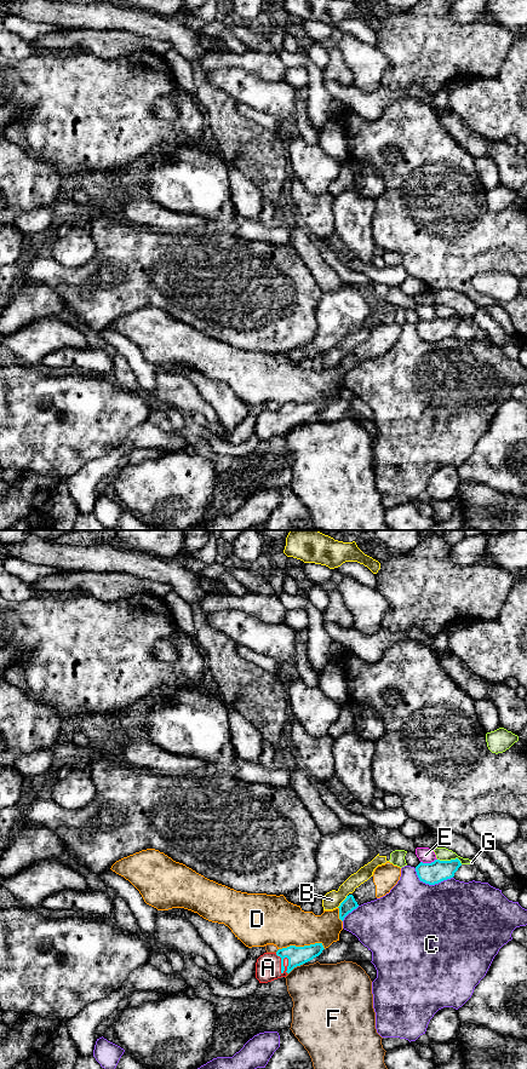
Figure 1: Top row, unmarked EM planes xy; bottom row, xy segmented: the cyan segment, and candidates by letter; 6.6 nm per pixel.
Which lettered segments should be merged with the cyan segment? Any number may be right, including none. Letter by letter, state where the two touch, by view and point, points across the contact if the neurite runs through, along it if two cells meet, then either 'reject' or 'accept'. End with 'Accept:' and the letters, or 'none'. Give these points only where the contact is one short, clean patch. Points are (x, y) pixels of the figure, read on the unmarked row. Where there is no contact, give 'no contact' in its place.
A: contact xy (281, 420); way xy (297, 413), (285, 415), (281, 420), (268, 425); accept
B: contact xy (343, 358); reject
C: contact xy (430, 342); reject
D: contact xy (302, 404); reject
E: contact xy (428, 321); reject
F: contact xy (294, 424); reject
G: contact xy (451, 317); reject
Accept: A

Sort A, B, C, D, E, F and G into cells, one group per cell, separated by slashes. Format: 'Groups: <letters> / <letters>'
Groups: A / B / C / D / E / F / G

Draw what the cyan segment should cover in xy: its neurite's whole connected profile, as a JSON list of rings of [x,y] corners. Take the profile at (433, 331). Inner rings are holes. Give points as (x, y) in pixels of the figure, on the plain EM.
[[[458,316],[451,318],[435,317],[431,321],[420,320],[416,324],[416,329],[420,339],[435,343],[453,335],[460,323],[462,321]]]

